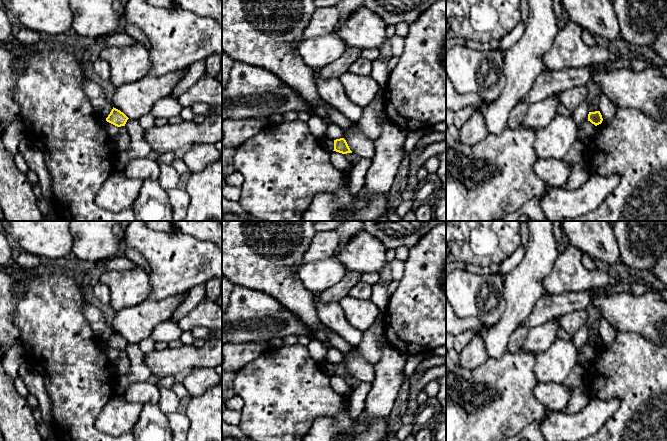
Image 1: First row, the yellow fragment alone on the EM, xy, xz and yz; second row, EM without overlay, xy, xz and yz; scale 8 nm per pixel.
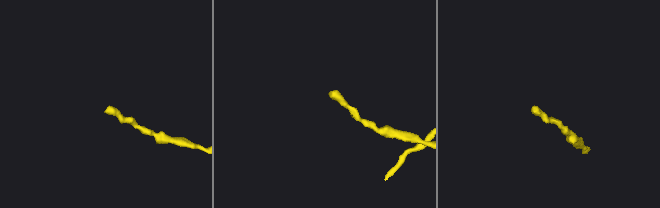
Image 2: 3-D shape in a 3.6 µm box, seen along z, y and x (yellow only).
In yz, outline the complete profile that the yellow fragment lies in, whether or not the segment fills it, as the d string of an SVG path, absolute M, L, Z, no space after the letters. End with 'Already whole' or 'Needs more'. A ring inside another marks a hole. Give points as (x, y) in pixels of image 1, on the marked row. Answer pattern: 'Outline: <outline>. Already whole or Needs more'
Outline: M600 111L589 112L588 121L590 121L595 126L601 124L603 121L603 118L602 118Z. Already whole

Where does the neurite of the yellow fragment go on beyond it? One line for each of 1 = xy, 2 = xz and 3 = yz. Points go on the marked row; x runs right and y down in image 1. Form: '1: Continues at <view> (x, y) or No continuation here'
1: No continuation here
2: No continuation here
3: No continuation here

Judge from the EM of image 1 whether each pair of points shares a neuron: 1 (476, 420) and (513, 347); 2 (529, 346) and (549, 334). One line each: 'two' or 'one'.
1: two
2: one

